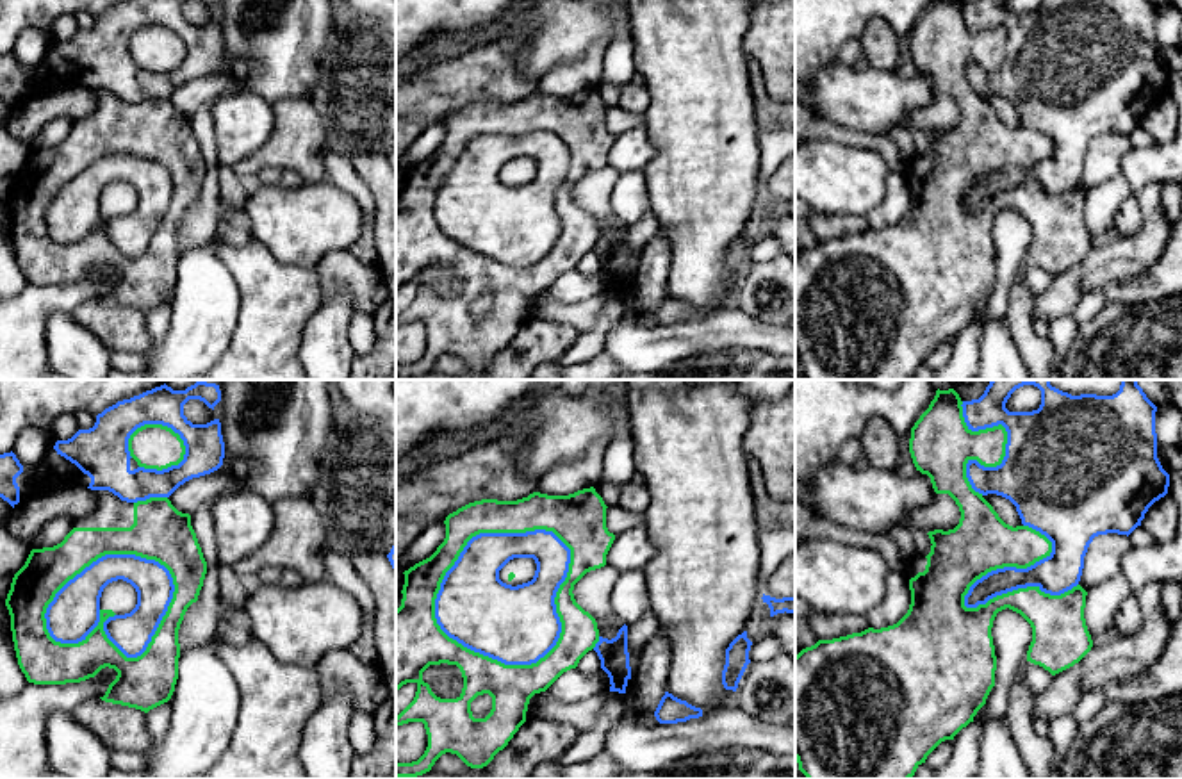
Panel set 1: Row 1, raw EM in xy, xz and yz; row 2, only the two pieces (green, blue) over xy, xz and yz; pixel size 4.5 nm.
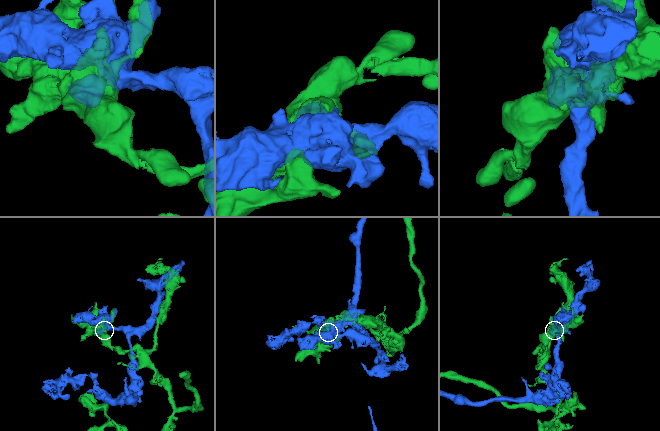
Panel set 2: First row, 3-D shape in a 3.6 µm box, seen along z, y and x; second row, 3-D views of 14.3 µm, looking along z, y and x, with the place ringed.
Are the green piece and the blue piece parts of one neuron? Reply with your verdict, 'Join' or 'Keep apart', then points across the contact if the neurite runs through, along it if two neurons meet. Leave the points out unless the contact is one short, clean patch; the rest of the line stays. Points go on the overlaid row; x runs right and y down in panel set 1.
Keep apart

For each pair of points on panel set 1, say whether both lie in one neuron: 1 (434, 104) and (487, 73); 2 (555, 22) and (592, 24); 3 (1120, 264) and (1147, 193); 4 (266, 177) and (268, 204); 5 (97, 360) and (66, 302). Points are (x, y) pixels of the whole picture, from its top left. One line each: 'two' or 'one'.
1: one
2: one
3: one
4: two
5: two

